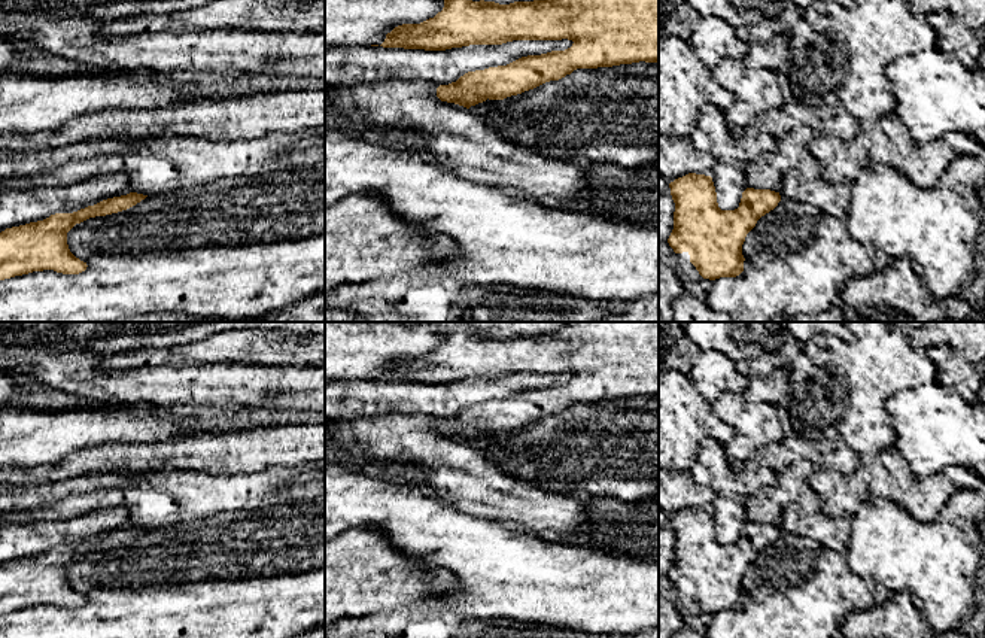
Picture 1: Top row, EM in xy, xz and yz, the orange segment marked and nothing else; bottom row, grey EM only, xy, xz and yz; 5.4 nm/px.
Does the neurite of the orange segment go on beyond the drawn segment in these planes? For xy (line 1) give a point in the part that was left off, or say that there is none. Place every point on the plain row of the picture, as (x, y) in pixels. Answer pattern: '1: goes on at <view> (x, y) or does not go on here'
1: does not go on here

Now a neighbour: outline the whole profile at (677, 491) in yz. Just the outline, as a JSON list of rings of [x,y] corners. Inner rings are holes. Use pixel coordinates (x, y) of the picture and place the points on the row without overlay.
[[[659,465],[659,508],[674,516],[688,507],[712,510],[715,493],[694,481],[690,471],[672,473]]]

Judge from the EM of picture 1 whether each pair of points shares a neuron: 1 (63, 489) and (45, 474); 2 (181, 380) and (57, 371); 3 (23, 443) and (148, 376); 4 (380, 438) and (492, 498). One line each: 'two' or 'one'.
1: two
2: one
3: two
4: one

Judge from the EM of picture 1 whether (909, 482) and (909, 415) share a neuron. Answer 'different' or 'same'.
different

